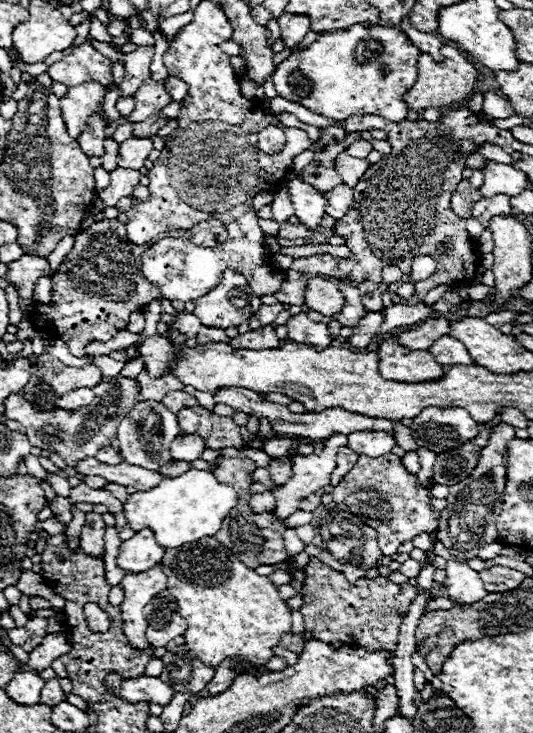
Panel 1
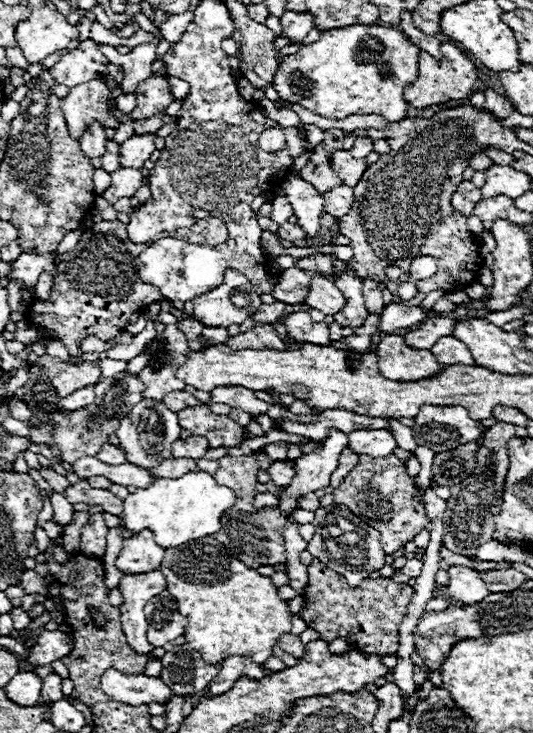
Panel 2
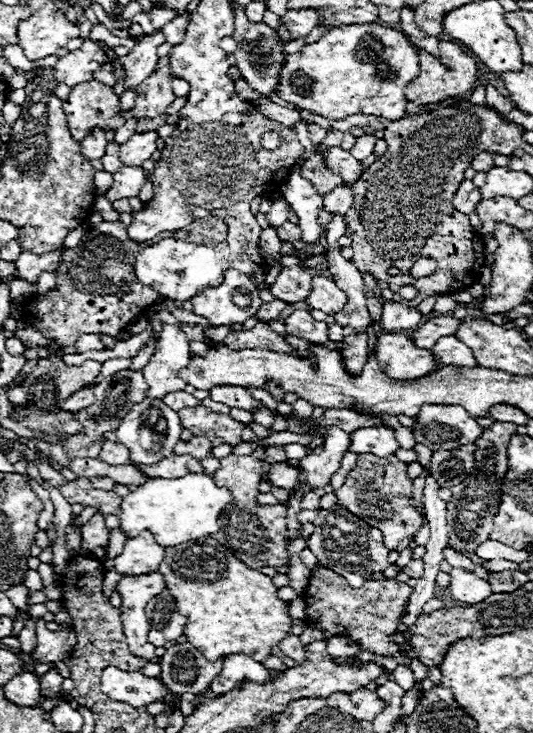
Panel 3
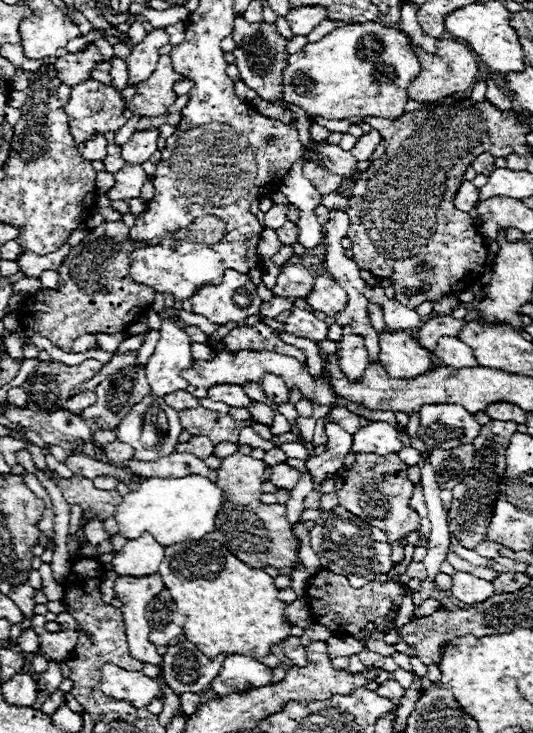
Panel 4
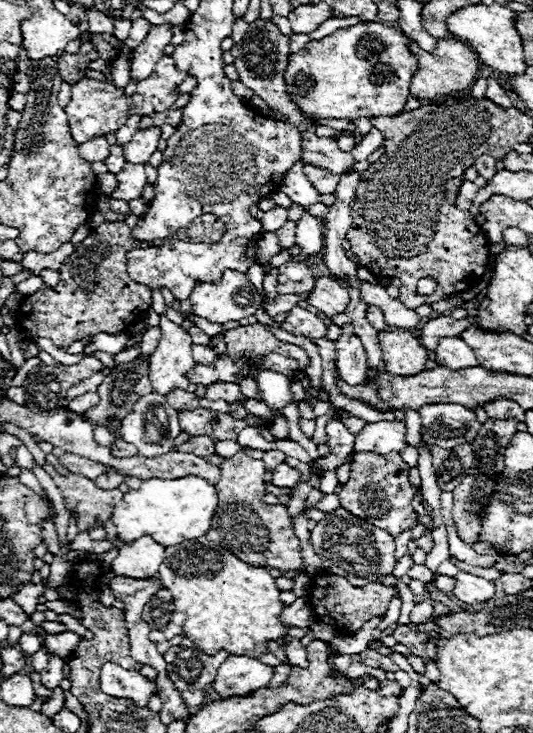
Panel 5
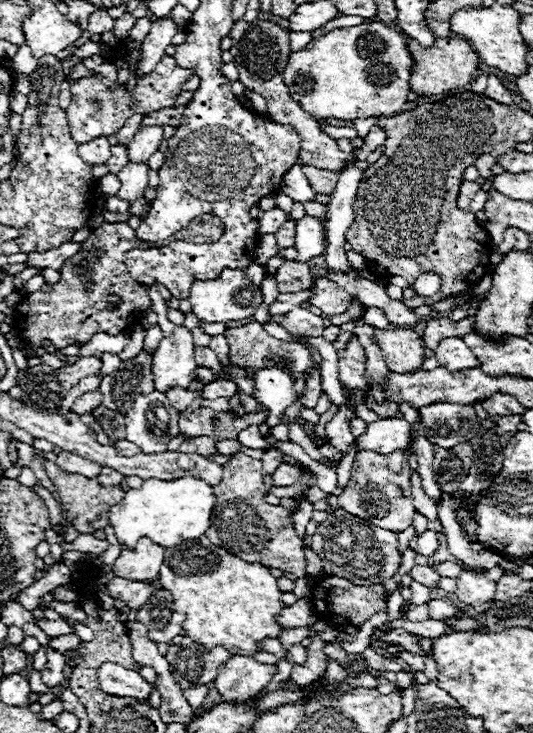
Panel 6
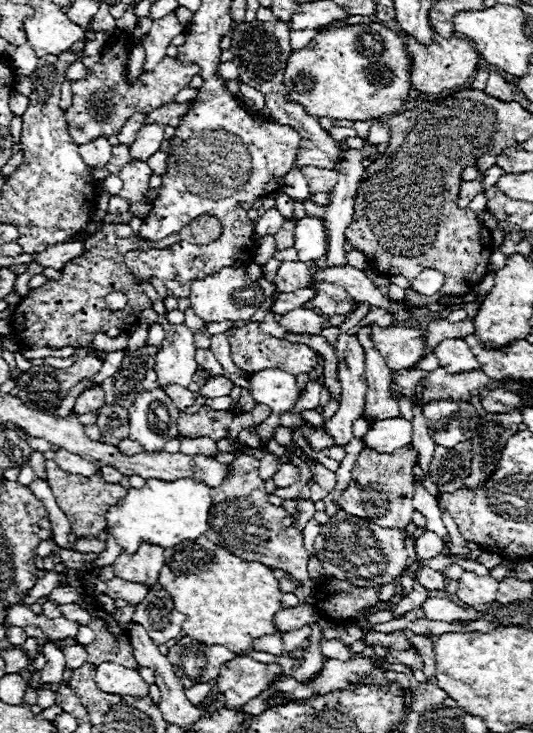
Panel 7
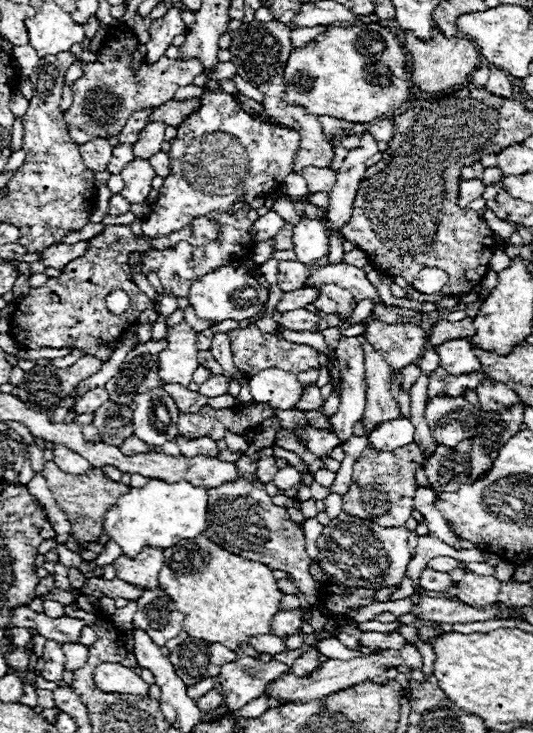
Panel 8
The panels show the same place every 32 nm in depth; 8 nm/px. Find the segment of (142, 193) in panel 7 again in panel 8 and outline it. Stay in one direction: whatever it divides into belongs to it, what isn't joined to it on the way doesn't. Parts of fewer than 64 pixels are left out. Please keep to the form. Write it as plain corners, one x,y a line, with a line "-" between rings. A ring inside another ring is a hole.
136,158
136,160
132,160
132,164
128,164
128,168
124,168
124,172
120,176
124,180
124,190
120,194
130,204
136,204
136,202
144,202
148,198
148,194
152,190
152,178
156,176
156,172
148,160

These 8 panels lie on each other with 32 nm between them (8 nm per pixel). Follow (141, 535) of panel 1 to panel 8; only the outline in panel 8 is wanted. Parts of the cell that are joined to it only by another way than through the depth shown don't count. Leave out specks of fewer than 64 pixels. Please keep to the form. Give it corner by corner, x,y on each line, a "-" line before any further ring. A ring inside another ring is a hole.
144,548
136,560
128,560
126,556
120,556
114,560
116,576
128,584
134,584
144,590
156,590
158,588
158,572
164,564
164,556
160,548

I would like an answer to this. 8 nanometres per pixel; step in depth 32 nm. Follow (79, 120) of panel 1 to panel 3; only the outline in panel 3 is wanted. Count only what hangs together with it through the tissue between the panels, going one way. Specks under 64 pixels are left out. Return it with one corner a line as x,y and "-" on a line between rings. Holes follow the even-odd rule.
88,80
72,88
70,100
64,102
68,128
74,140
82,142
92,128
118,130
126,118
120,116
120,100
114,88
100,84
98,80

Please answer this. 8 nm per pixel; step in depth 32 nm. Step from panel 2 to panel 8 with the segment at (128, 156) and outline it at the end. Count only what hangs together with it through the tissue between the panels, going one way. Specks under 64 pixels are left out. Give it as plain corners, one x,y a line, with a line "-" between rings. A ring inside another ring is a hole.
150,122
144,128
144,132
140,132
138,142
132,144
134,156
148,160
156,152
160,152
160,144
164,142
164,130
166,130
166,124
162,124
162,122

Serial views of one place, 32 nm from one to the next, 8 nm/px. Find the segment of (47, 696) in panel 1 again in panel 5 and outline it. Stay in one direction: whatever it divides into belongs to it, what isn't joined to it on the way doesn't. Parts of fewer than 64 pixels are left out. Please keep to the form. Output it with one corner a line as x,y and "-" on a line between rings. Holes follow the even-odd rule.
48,654
48,664
46,664
46,668
40,672
40,674
42,674
42,684
44,684
46,688
52,690
52,688
60,686
60,682
64,680
62,666
64,666
64,658
54,656
54,654

